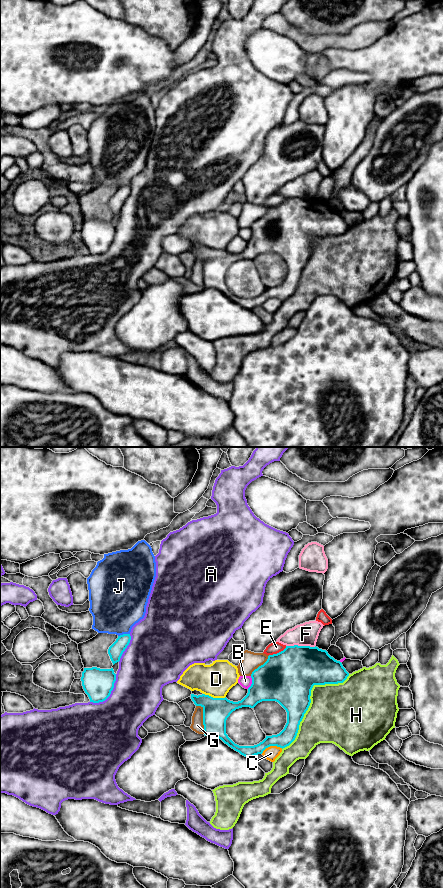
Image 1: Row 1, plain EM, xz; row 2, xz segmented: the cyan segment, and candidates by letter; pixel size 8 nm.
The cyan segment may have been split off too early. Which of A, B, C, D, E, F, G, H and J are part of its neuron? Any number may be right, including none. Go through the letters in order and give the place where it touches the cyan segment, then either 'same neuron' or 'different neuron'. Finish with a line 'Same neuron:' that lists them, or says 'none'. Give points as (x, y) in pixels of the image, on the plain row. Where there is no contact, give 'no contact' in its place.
A: xz (110, 245) | different neuron
B: xz (252, 234) | different neuron
C: xz (271, 297) | different neuron
D: xz (214, 250) | different neuron
E: xz (277, 205) | different neuron
F: xz (301, 198) | different neuron
G: xz (203, 270) | different neuron
H: xz (310, 252) | different neuron
J: xz (123, 186) | different neuron
Same neuron: none

